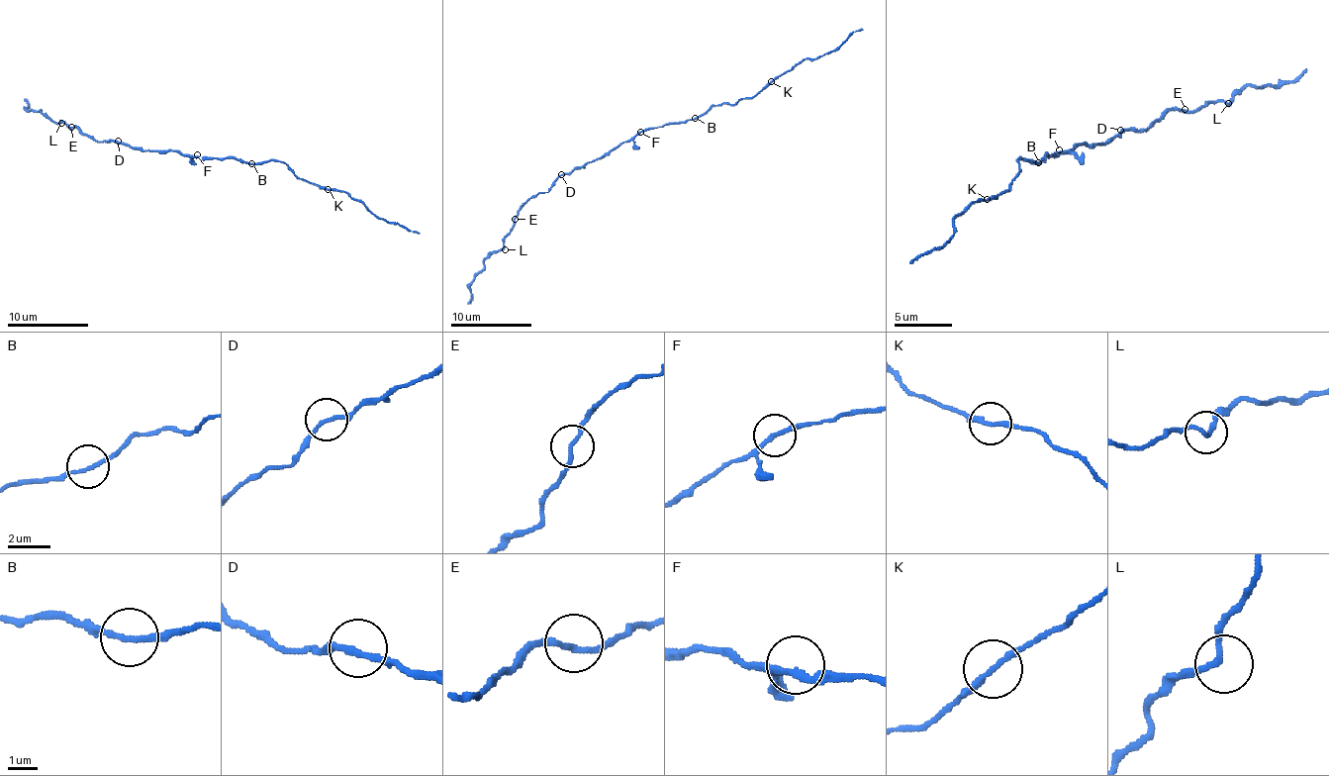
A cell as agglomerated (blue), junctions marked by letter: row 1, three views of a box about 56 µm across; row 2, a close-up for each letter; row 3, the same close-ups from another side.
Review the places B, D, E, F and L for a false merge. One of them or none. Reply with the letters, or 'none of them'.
none of them

